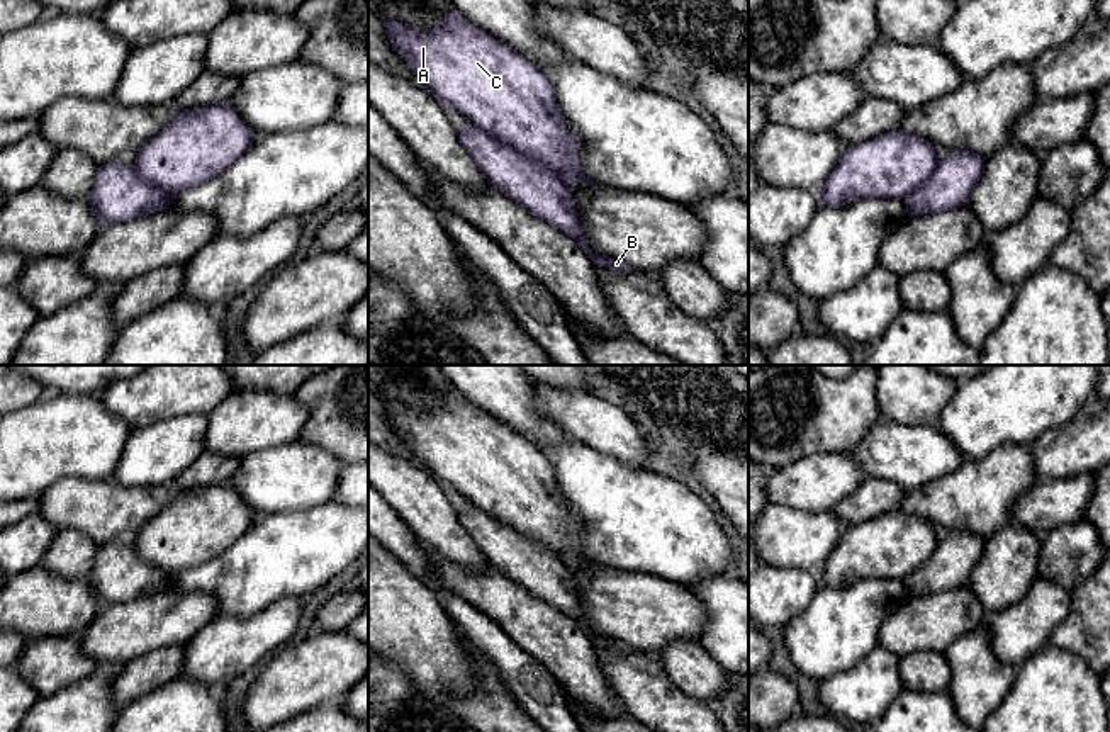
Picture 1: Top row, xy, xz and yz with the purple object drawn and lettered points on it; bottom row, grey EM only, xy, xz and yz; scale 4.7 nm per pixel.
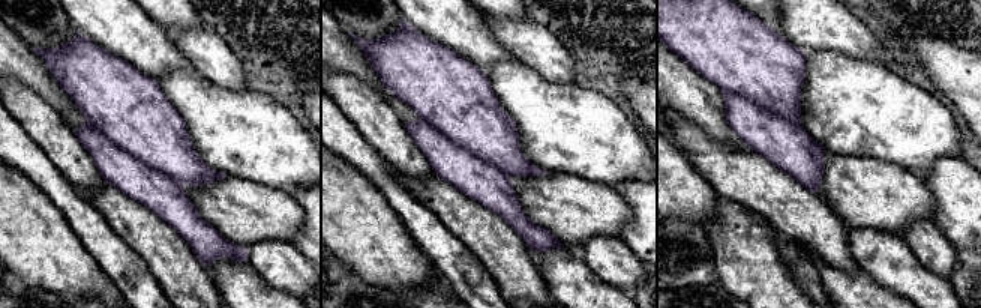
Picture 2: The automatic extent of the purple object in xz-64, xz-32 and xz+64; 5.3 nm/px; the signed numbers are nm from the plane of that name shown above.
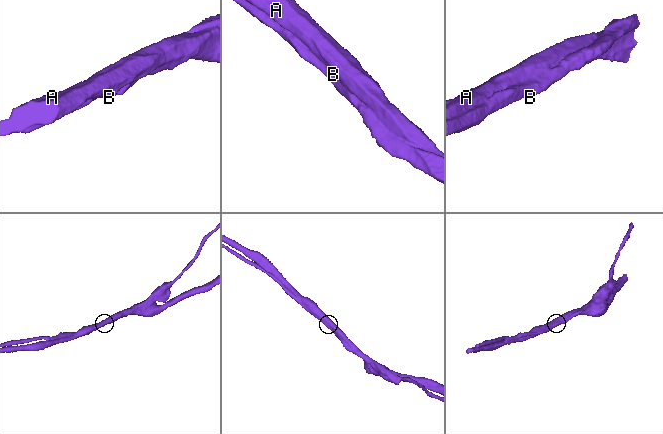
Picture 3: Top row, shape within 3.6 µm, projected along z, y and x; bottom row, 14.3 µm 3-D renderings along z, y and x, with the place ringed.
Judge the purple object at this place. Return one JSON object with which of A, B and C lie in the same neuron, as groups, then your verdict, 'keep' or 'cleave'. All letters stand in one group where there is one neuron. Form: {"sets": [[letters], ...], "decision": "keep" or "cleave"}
{"sets": [["A", "C"], ["B"]], "decision": "cleave"}

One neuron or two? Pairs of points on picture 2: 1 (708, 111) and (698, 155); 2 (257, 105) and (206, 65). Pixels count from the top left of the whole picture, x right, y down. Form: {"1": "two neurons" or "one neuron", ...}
{"1": "two neurons", "2": "two neurons"}

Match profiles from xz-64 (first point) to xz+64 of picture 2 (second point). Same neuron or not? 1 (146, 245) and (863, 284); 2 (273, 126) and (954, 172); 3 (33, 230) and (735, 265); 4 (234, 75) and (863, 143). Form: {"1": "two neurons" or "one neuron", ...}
{"1": "two neurons", "2": "two neurons", "3": "two neurons", "4": "two neurons"}

